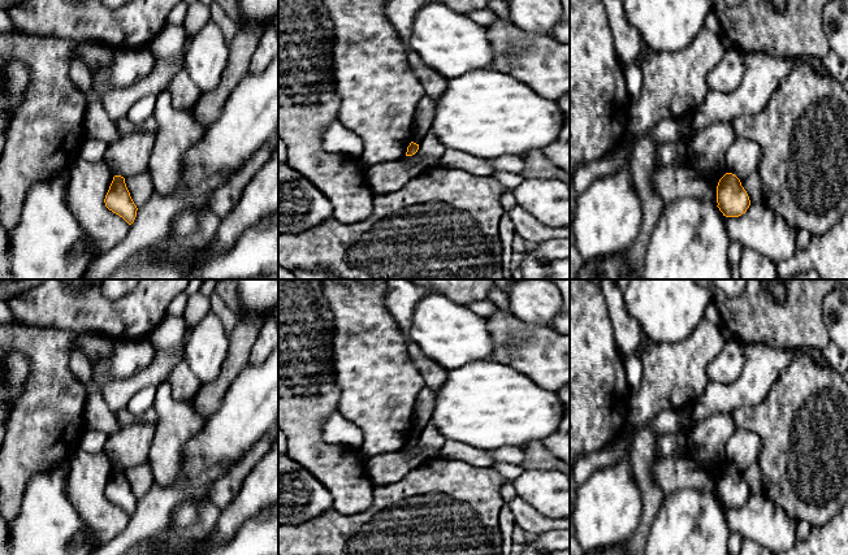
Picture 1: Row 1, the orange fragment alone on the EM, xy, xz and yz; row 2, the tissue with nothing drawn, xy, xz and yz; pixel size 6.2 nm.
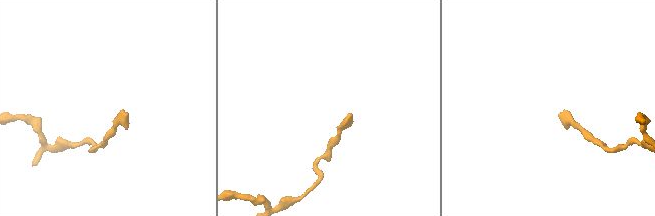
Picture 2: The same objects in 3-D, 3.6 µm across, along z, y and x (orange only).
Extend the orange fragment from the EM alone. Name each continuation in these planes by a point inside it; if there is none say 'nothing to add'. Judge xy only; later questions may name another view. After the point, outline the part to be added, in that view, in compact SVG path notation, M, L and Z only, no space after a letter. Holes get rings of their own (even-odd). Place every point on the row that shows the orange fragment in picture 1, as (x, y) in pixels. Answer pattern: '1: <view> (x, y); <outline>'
nothing to add

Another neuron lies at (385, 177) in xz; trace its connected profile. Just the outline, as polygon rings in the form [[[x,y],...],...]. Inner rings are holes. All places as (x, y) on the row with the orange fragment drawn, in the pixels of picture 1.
[[[431,130],[419,144],[421,161],[416,165],[406,168],[402,161],[389,161],[365,169],[371,191],[375,195],[380,195],[401,190],[425,169],[438,165],[445,149],[446,147],[440,142],[434,131]]]

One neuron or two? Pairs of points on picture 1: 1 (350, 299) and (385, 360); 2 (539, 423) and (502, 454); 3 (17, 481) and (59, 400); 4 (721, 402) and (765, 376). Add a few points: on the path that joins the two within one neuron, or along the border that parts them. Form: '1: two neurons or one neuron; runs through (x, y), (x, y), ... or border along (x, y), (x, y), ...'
1: one neuron; runs through (360, 315), (370, 345)
2: two neurons; border along (520, 446), (500, 446), (490, 451)
3: one neuron; runs through (18, 462), (43, 432), (47, 420)
4: one neuron; runs through (731, 397), (745, 391), (755, 382)

